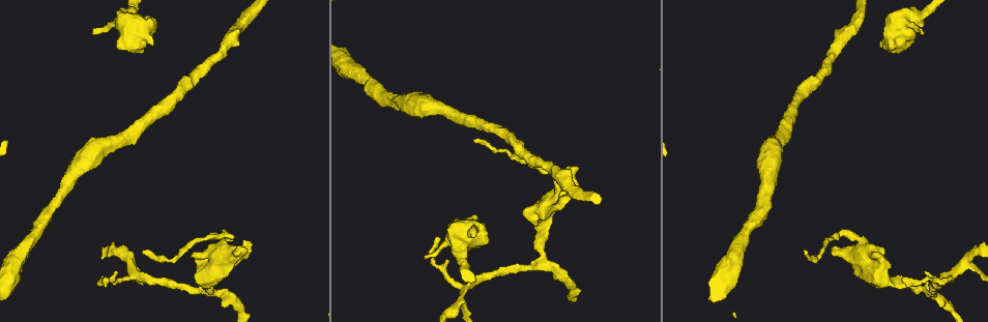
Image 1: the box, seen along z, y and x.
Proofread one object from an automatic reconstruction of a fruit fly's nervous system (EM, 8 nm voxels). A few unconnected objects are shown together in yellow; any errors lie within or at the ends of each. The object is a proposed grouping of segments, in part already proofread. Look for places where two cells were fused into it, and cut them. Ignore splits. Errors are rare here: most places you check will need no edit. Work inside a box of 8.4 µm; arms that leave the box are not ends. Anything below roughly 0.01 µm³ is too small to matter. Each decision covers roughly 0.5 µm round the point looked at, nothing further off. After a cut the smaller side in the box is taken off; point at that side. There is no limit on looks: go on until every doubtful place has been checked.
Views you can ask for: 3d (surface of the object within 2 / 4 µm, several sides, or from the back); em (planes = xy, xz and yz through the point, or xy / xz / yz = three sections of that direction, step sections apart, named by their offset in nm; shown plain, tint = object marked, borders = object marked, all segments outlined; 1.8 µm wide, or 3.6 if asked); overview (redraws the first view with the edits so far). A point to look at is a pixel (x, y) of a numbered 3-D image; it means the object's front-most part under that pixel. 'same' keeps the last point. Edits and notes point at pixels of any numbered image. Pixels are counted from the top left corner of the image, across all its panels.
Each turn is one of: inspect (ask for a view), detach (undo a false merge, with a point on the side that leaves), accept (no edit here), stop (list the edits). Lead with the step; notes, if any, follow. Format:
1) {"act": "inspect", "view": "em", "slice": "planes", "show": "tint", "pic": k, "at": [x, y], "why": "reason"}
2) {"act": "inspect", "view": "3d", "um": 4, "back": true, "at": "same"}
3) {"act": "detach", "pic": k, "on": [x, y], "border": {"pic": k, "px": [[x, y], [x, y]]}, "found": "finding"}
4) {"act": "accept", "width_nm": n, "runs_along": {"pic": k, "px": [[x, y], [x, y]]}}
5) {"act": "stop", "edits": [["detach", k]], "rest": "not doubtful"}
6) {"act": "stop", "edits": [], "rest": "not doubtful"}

{"act": "inspect", "view": "em", "slice": "xy", "step": 16, "show": "tint", "pic": 1, "at": [462, 240], "why": "sudden change in width"}

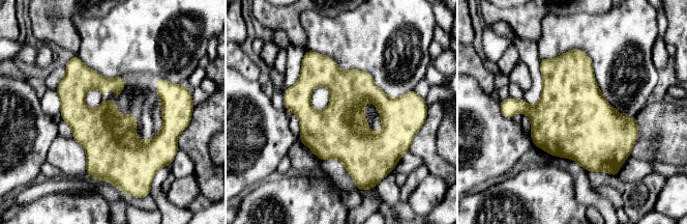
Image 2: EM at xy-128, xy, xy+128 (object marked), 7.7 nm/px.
{"act": "accept", "found": "continuous, no second cell"}

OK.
{"act": "inspect", "view": "em", "slice": "xz", "step": 16, "show": "plain", "pic": 1, "at": [921, 289], "why": "abrupt turn"}

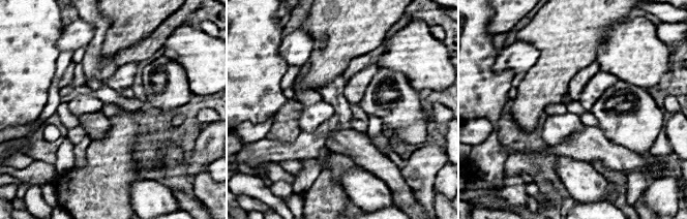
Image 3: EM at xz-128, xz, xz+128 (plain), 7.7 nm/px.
{"act": "inspect", "view": "em", "slice": "xz", "step": 16, "show": "borders", "at": "same"}

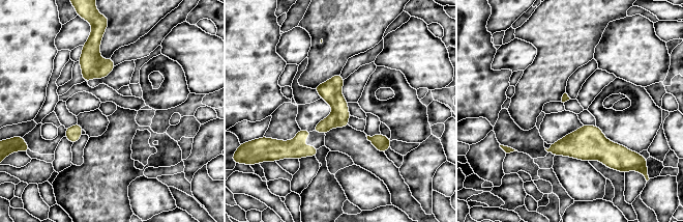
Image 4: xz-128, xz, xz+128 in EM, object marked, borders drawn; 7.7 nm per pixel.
{"act": "accept", "runs_along": {"pic": 4, "px": [[338, 77], [336, 114], [293, 149]]}, "found": "all the same cell"}

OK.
{"act": "inspect", "view": "3d", "um": 4, "pic": 1, "at": [219, 258]}

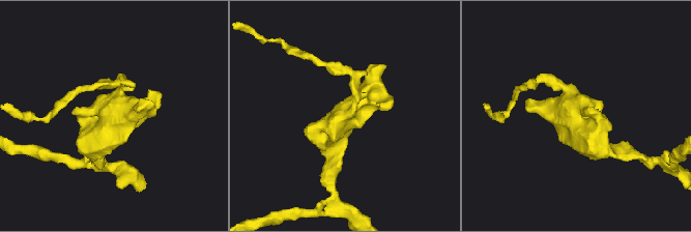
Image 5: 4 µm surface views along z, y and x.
{"act": "inspect", "view": "em", "slice": "xy", "step": 8, "show": "tint", "pic": 5, "at": [345, 116]}

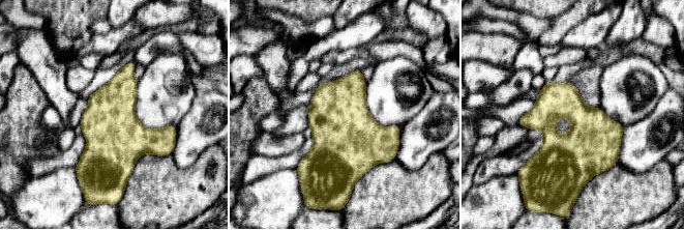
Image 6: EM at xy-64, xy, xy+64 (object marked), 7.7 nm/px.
{"act": "inspect", "view": "em", "slice": "planes", "show": "borders", "at": "same", "why": "cut it another way"}

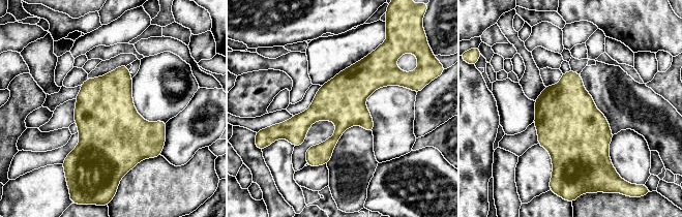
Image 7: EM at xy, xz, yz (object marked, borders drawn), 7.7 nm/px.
{"act": "accept", "found": "one cell here"}

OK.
{"act": "inspect", "view": "3d", "um": 4, "pic": 1, "at": [840, 233], "why": "sharp bend"}

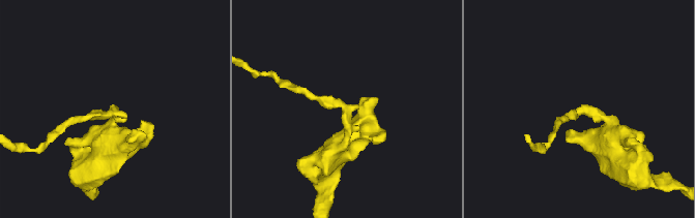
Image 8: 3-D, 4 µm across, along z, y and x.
{"act": "inspect", "view": "em", "slice": "xy", "step": 4, "show": "tint", "pic": 8, "at": [116, 111], "why": "now the EM"}

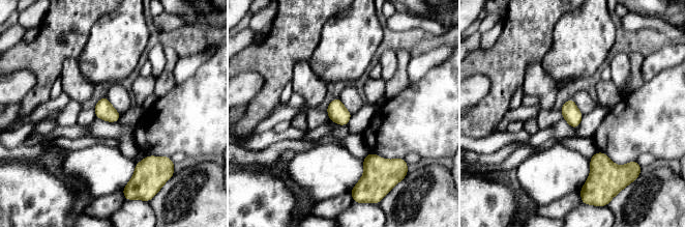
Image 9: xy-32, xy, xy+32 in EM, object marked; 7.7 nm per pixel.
{"act": "inspect", "view": "em", "slice": "planes", "show": "tint", "at": "same"}

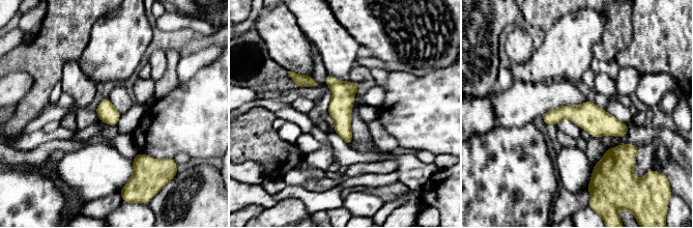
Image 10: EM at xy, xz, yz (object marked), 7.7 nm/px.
{"act": "accept", "width_nm": 150, "runs_along": {"pic": 10, "px": [[545, 117], [579, 114], [625, 131]]}, "found": "all the same cell"}

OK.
{"act": "stop", "edits": [], "rest": "not doubtful"}

